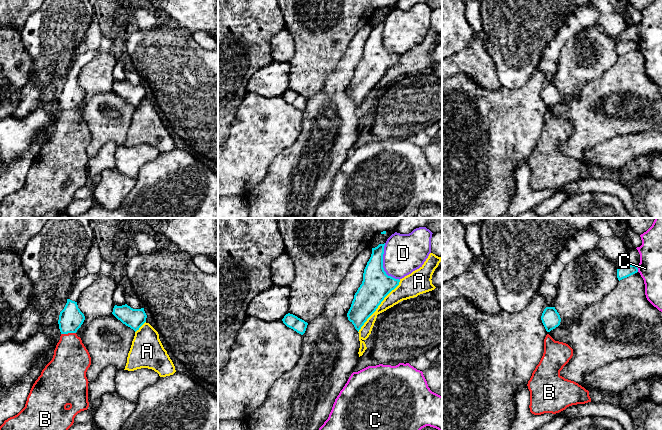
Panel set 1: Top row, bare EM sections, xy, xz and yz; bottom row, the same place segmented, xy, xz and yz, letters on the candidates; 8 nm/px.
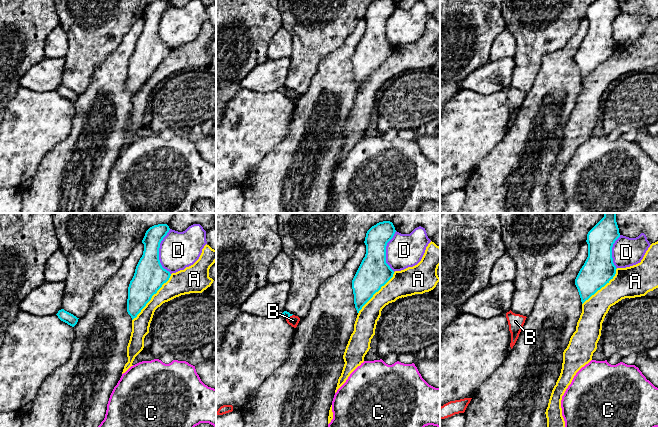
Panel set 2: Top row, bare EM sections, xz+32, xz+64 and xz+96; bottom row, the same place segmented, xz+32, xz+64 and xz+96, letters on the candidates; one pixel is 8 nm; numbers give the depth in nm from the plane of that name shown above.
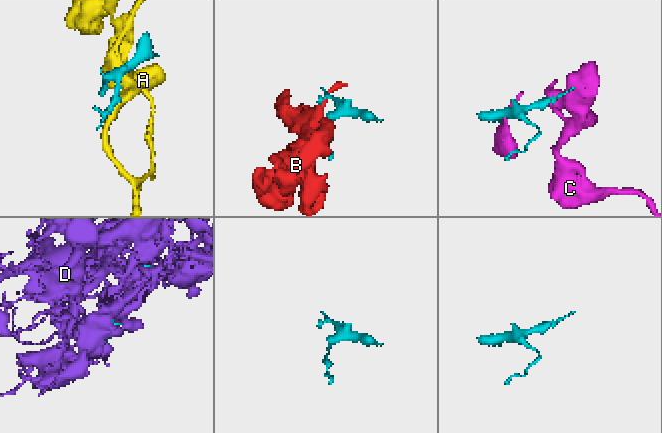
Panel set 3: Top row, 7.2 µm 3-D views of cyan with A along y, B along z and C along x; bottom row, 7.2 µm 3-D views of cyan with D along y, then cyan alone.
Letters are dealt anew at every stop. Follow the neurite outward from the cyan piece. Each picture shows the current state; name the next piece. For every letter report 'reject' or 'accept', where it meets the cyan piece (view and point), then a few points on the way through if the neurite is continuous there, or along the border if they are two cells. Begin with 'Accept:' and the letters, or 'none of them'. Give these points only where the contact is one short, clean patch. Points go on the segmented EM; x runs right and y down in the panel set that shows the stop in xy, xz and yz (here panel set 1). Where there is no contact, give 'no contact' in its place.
Accept: none of them
A: reject | xz (378, 305)
B: reject | xy (68, 332) | along xy (75, 332), (61, 334)
C: reject | yz (637, 269) | along yz (636, 266), (638, 271)
D: reject | xz (382, 265)

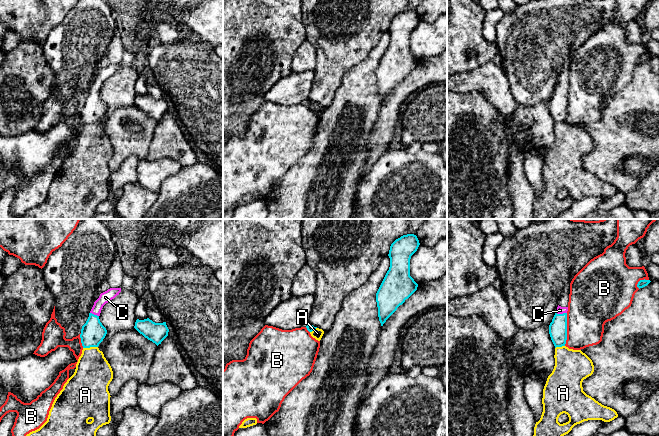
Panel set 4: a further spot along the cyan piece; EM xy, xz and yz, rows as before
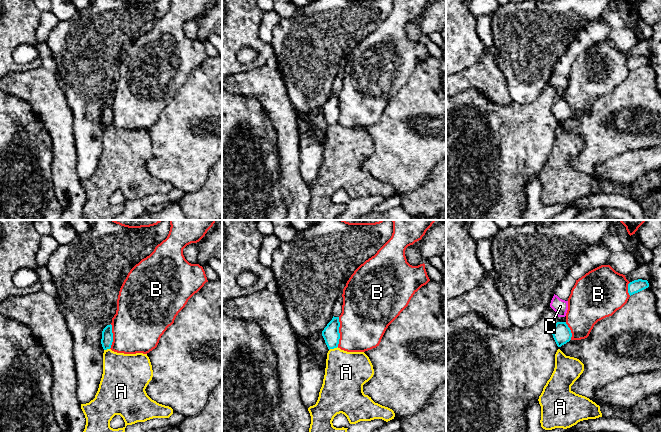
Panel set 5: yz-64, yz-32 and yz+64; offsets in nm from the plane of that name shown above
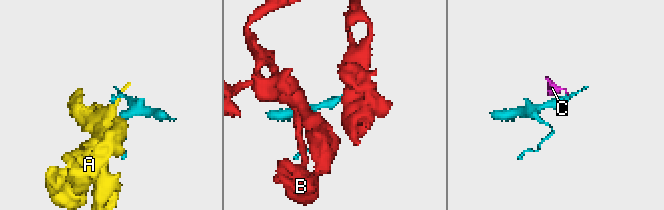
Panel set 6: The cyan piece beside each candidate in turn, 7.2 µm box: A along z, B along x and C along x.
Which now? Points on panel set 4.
Accept: C
A: reject | xy (90, 346) | along xy (97, 346), (83, 348)
B: reject | yz (566, 329)
C: accept | yz (561, 314) | across yz (558, 327), (561, 314), (560, 310)

